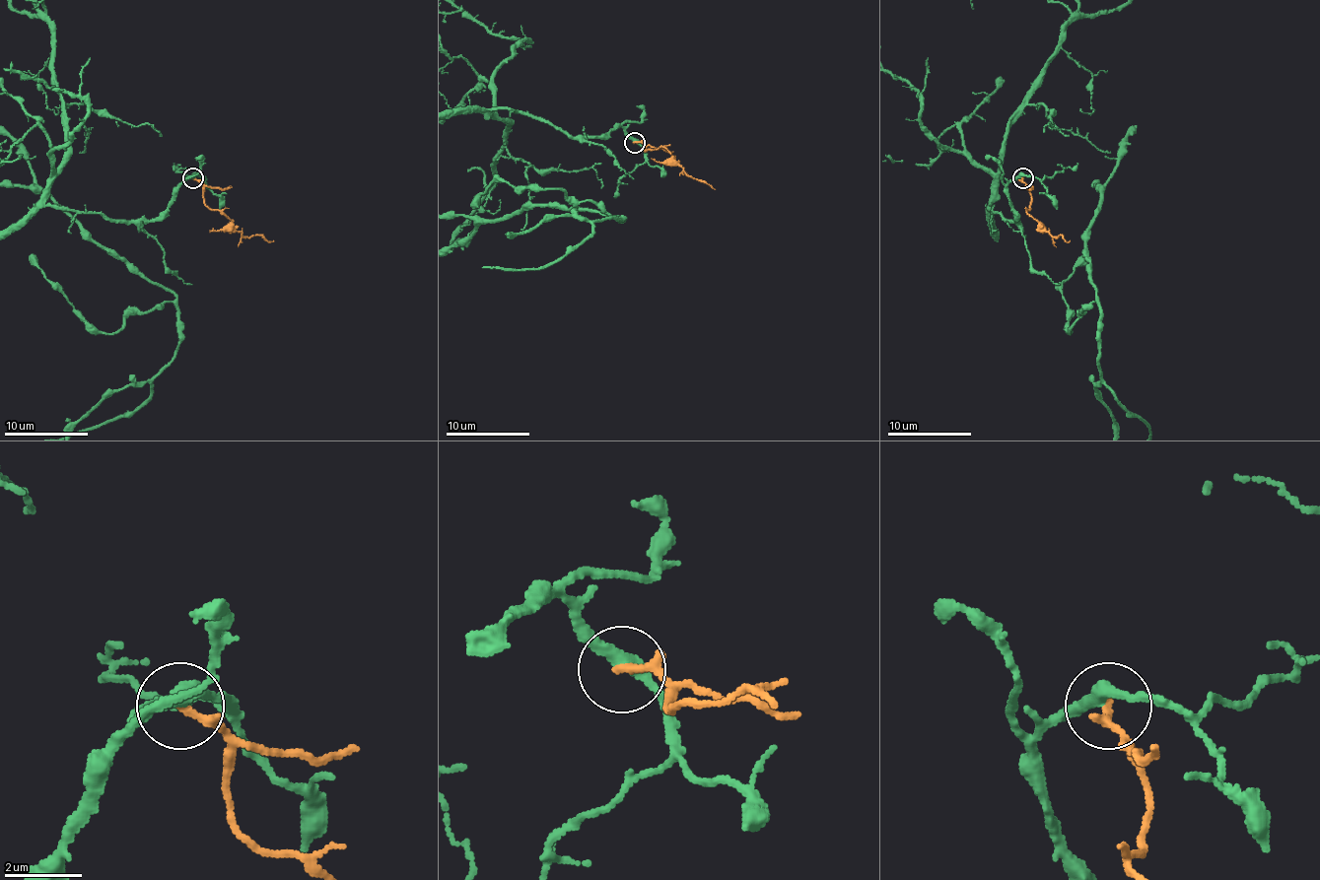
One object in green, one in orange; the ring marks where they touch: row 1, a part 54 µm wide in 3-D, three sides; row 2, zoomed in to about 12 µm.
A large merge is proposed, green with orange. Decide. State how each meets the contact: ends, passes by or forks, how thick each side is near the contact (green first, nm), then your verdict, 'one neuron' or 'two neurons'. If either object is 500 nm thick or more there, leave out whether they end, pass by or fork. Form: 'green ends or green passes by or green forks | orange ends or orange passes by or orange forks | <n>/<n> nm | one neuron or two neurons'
green passes by | orange ends | 360/240 nm | two neurons

